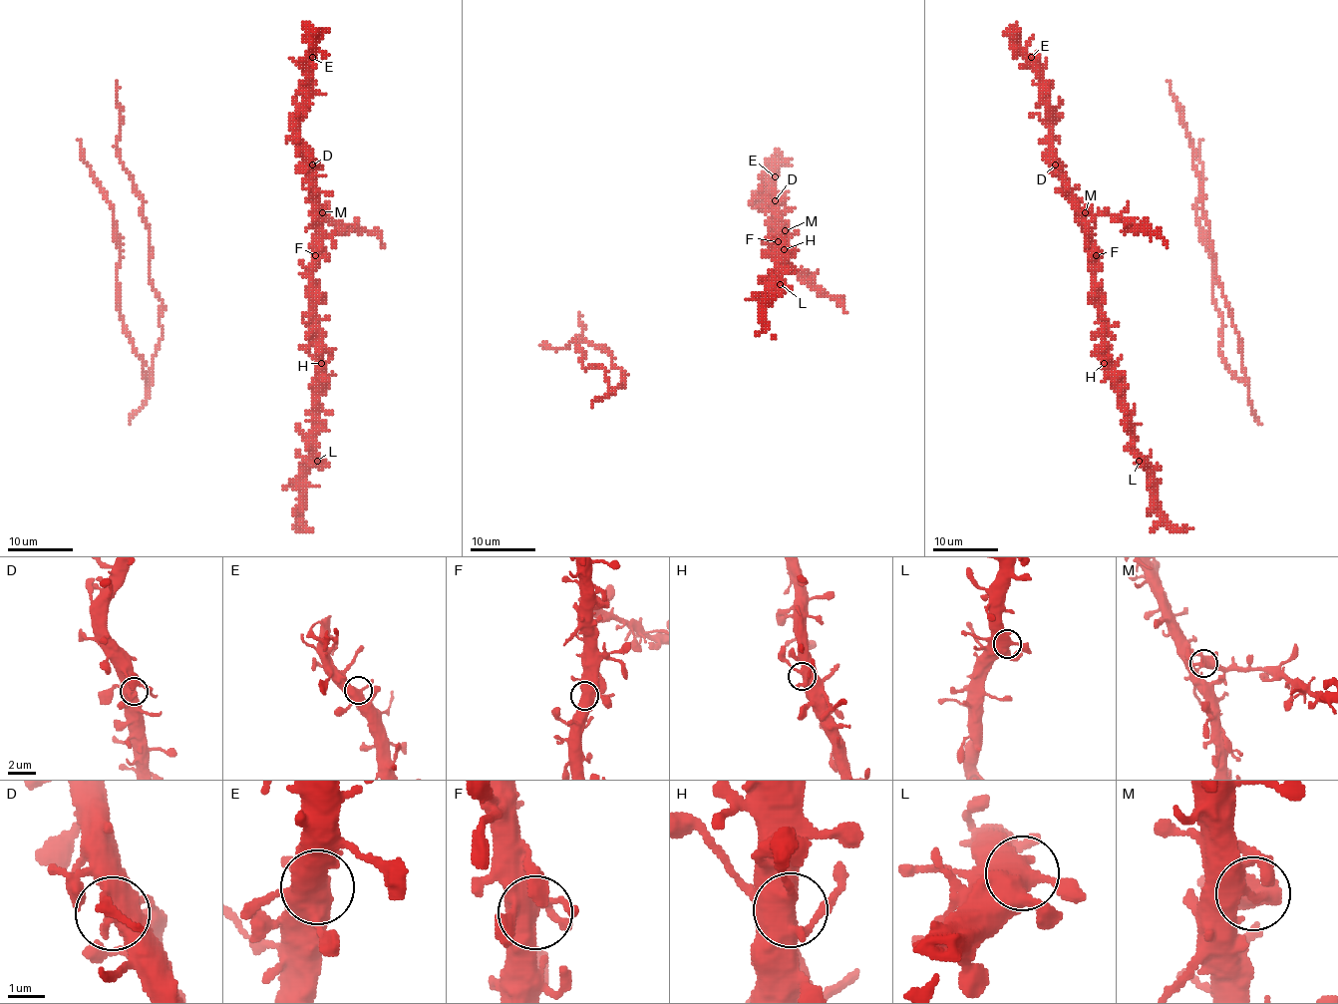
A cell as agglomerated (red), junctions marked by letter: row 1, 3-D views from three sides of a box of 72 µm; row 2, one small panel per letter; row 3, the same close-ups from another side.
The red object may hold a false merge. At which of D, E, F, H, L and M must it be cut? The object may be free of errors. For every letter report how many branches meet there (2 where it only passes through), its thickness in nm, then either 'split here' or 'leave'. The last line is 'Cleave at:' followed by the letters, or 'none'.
D: branches 4; calibre 480 nm; leave
E: branches 4; calibre 440 nm; leave
F: branches 4; calibre 460 nm; leave
H: branches 3; calibre 460 nm; leave
L: branches 3; calibre 460 nm; leave
M: branches 4; calibre 400 nm; split here
Cleave at: M

